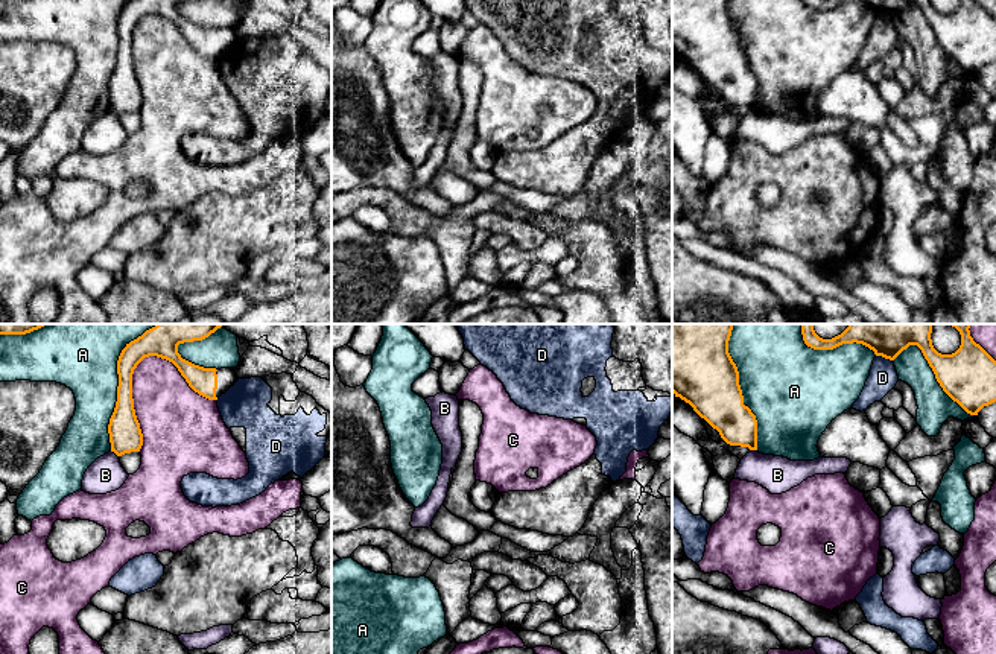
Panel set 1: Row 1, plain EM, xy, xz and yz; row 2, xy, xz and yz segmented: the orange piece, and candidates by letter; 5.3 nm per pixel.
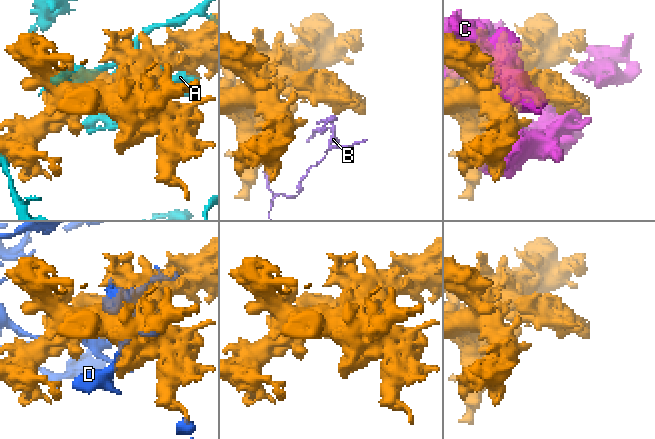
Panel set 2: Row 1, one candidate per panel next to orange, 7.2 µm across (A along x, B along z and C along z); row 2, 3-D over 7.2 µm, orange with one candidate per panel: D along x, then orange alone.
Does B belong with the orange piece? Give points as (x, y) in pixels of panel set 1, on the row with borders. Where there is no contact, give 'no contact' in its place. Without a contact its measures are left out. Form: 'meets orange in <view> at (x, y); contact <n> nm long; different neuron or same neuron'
meets orange in xy at (114, 452); contact 60 nm long; different neuron

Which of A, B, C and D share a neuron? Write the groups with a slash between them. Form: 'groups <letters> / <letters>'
groups A / B / C / D

